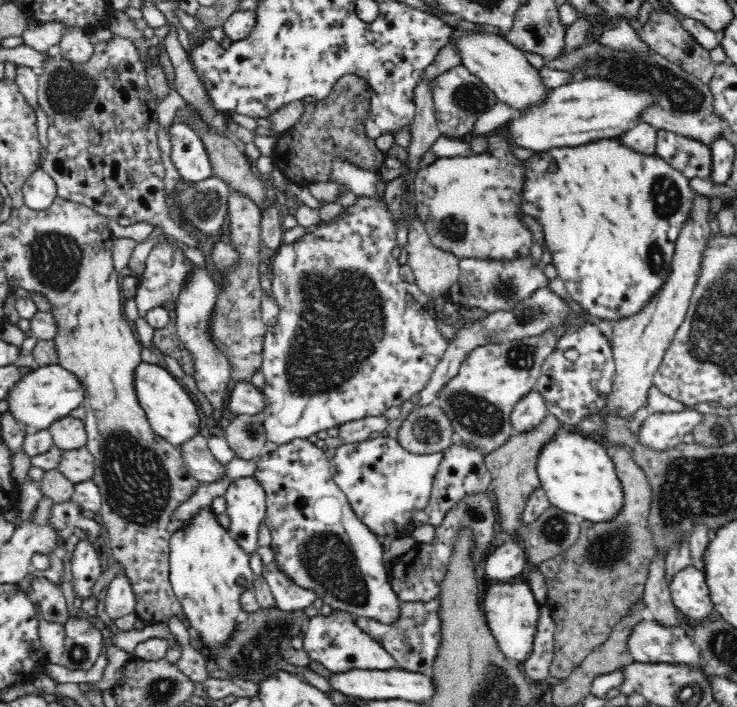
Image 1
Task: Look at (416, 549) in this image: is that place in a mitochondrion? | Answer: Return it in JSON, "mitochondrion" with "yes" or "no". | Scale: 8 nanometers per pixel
{"mitochondrion":"no"}

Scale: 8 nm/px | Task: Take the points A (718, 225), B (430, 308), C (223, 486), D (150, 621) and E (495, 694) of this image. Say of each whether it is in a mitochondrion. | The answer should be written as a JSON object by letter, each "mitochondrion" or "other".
{"A":"other","B":"other","C":"other","D":"other","E":"mitochondrion"}

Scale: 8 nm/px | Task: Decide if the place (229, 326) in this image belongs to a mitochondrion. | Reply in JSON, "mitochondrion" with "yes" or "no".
{"mitochondrion":"yes"}

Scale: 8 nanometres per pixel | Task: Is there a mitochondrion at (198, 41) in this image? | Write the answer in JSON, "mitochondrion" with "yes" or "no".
{"mitochondrion":"no"}

